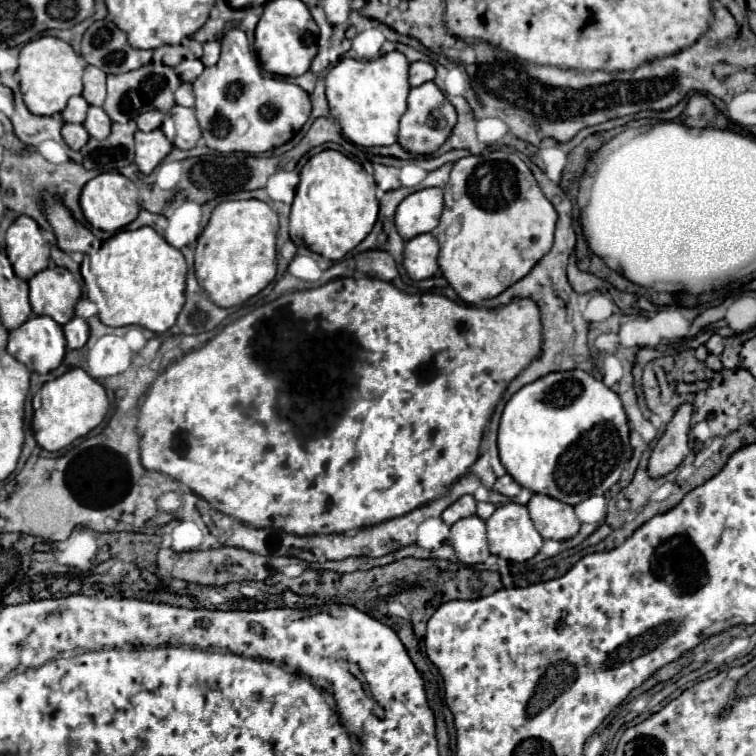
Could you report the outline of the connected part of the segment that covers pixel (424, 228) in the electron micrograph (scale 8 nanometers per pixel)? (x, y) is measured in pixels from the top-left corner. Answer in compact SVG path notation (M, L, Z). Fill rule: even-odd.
M430 187L408 195L396 209L396 227L404 241L416 235L430 233L442 215L442 189Z

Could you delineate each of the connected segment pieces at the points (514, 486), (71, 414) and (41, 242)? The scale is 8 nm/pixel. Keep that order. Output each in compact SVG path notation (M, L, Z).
M504 475L504 477L500 477L496 483L494 483L494 491L498 491L498 493L502 493L502 495L506 495L506 497L516 497L518 493L520 493L520 485L510 477L510 475Z
M70 369L54 381L44 383L36 397L40 399L40 405L34 409L32 429L36 443L46 451L60 451L78 437L84 437L98 427L108 413L108 397L104 387L84 369Z
M18 217L6 231L6 255L20 279L30 279L48 267L50 245L32 217Z

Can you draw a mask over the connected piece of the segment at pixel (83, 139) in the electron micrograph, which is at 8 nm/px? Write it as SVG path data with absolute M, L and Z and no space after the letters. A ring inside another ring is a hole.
M66 123L64 127L62 127L62 137L64 137L64 141L72 147L72 149L82 149L86 143L88 143L88 139L90 139L90 135L88 135L88 131L84 129L84 125L72 125L72 123Z

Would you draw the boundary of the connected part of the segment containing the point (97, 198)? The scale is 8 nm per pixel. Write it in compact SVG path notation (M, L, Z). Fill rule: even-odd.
M116 171L100 173L100 175L96 175L94 179L90 179L84 185L82 195L80 195L80 207L82 207L82 213L84 213L86 221L92 227L102 229L102 231L116 233L116 231L120 231L122 227L126 227L128 223L132 223L138 217L138 211L140 211L140 205L138 205L138 189L122 173L116 173Z

